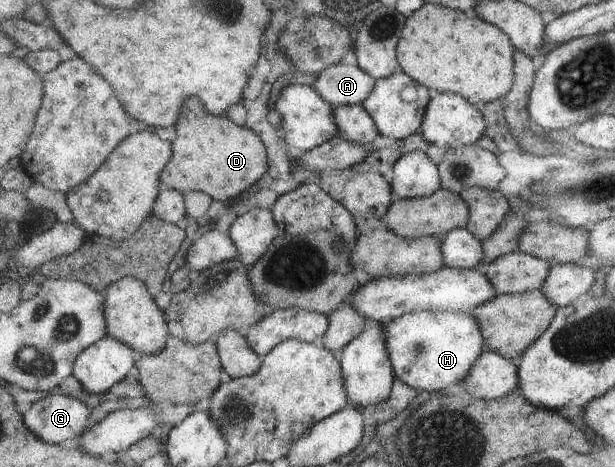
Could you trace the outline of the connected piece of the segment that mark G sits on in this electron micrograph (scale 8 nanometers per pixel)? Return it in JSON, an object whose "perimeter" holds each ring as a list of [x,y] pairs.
{"perimeter":[[[47,394],[23,415],[27,427],[45,443],[59,445],[79,437],[93,425],[93,412],[77,398]]]}

